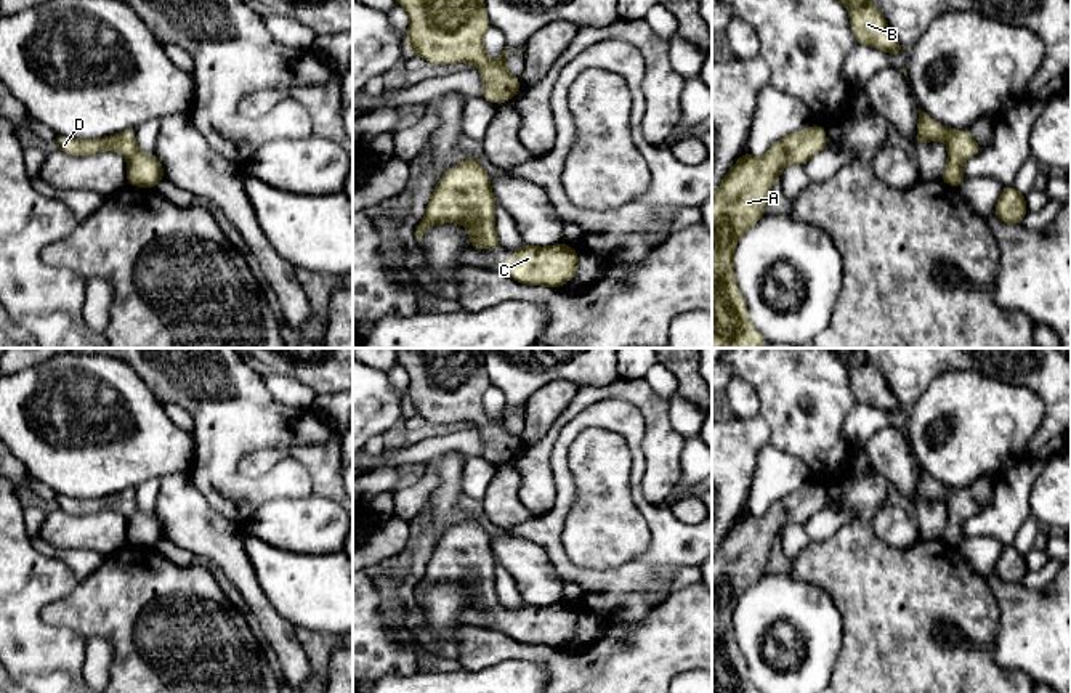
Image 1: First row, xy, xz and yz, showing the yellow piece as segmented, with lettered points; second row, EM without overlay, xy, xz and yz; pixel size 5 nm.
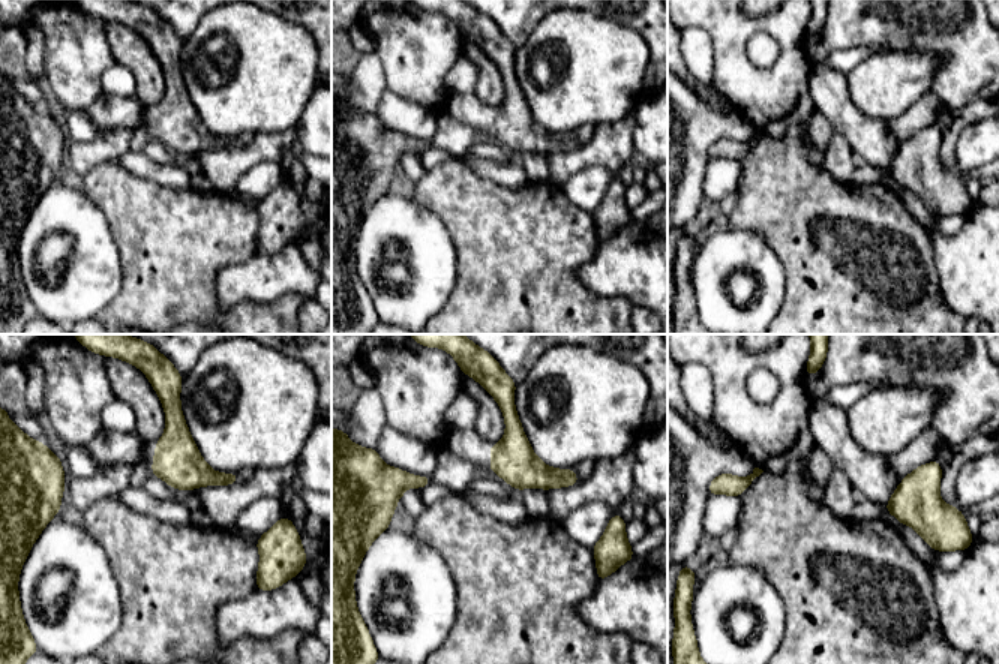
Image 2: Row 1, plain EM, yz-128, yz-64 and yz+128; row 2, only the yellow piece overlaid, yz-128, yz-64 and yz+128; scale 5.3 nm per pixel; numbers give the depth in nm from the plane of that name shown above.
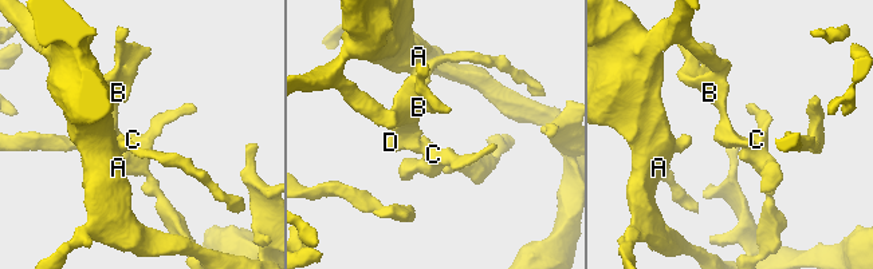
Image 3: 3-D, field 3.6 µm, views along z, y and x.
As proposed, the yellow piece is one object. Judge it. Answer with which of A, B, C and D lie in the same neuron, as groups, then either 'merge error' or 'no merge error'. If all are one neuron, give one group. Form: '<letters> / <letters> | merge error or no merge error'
A B C D | no merge error

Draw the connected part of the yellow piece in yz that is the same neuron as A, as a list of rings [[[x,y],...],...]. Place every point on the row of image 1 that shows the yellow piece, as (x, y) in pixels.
[[[822,125],[782,136],[763,157],[741,156],[712,194],[712,348],[763,348],[734,276],[734,249],[765,215],[782,168],[805,165],[826,146]]]

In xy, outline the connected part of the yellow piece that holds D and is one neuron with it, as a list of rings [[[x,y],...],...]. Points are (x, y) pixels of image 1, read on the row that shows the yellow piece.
[[[123,130],[98,140],[58,136],[55,148],[72,156],[88,156],[101,151],[120,152],[127,159],[127,183],[131,186],[154,189],[156,184],[165,178],[160,160],[154,154],[143,154],[138,149],[135,130]]]

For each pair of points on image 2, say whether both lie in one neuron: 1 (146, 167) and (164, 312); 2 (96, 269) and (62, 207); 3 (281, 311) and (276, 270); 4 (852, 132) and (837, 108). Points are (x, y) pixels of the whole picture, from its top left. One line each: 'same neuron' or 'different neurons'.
1: different neurons
2: same neuron
3: different neurons
4: same neuron

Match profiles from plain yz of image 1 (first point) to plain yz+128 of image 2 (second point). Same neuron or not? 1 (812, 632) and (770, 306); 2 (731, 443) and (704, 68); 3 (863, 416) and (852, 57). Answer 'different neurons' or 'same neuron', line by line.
1: same neuron
2: different neurons
3: same neuron

